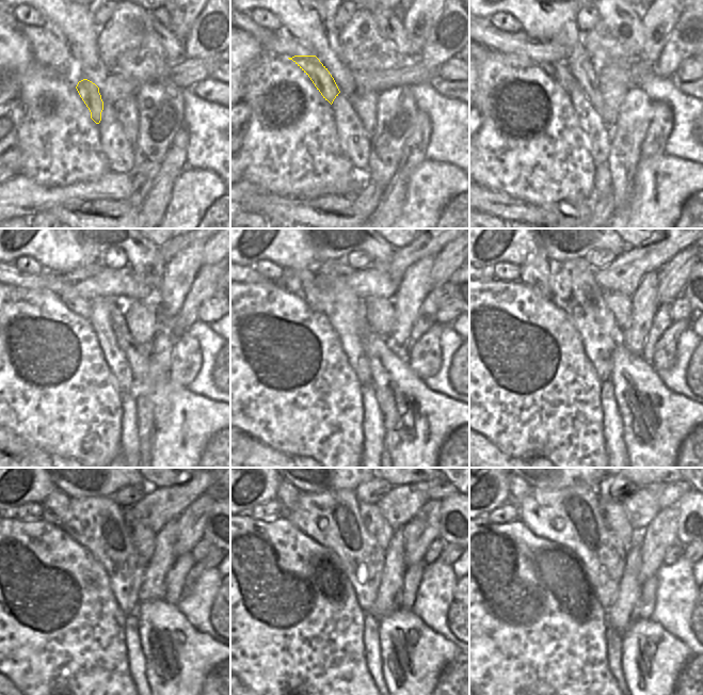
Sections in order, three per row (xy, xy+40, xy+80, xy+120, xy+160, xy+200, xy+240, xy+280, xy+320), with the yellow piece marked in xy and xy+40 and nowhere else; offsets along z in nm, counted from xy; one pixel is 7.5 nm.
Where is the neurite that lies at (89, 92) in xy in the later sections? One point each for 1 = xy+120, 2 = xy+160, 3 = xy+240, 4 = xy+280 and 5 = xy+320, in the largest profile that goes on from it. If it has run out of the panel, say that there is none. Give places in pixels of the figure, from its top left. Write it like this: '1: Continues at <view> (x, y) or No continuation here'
1: Continues at xy+120 (74, 301)
2: Continues at xy+160 (301, 282)
3: Continues at xy+240 (54, 508)
4: Continues at xy+280 (287, 495)
5: Continues at xy+320 (518, 489)

